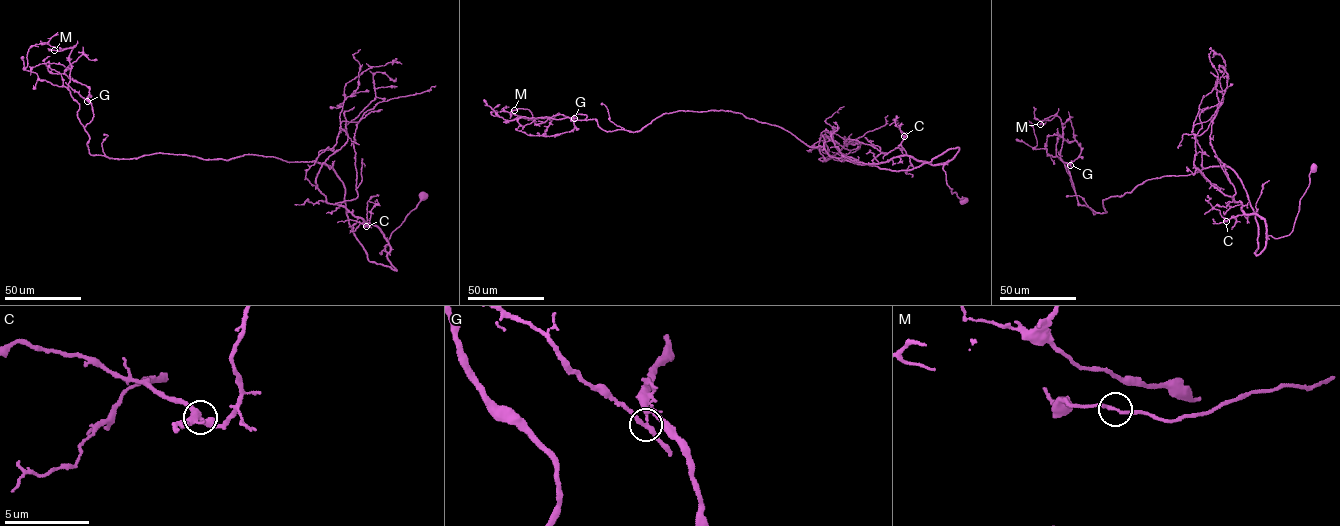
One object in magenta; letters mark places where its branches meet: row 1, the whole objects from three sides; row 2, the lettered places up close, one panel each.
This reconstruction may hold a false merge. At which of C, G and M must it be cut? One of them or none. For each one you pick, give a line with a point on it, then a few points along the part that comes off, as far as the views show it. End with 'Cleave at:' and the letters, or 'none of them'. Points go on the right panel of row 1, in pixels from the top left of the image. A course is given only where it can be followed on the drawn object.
G: at (1070, 165); foreign part runs (1070, 165), (1061, 160), (1058, 152)
Cleave at: G

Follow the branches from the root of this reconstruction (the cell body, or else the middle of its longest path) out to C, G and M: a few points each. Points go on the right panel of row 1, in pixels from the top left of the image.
C: (1314, 168), (1288, 235), (1267, 237), (1265, 221), (1256, 214), (1238, 215), (1226, 221)
G: (1314, 168), (1291, 232), (1268, 235), (1256, 255), (1254, 209), (1230, 168), (1149, 179), (1094, 214), (1070, 165)
M: (1314, 168), (1291, 232), (1256, 255), (1230, 168), (1149, 179), (1094, 214), (1060, 157), (1061, 120), (1040, 124)

